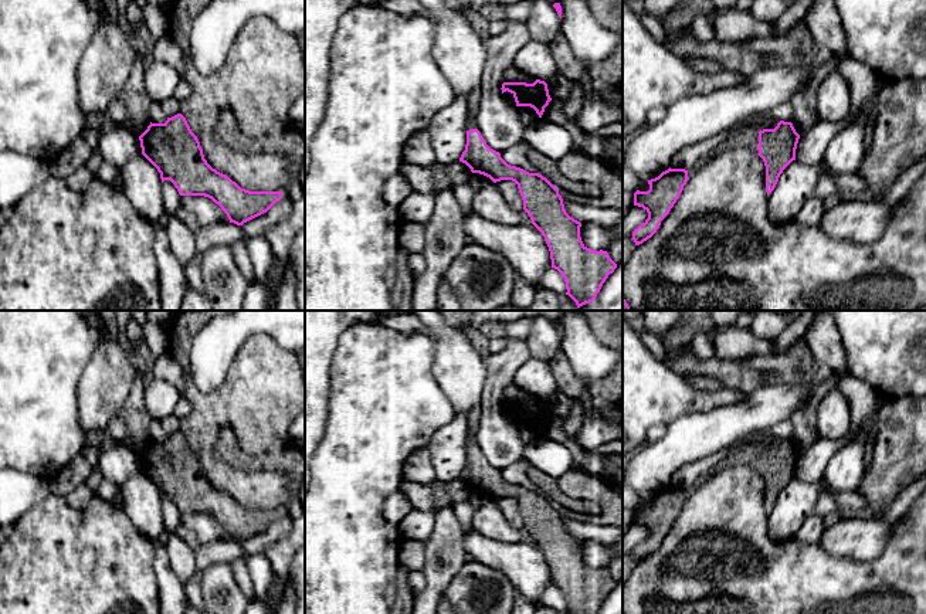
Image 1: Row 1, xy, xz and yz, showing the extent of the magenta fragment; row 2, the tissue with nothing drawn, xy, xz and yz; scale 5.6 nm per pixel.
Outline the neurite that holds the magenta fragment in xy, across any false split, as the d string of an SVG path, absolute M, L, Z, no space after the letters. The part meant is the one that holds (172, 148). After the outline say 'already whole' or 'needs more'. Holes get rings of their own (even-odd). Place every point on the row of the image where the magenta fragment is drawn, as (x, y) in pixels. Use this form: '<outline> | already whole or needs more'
M182 113L167 118L164 123L150 122L139 140L142 155L157 169L162 183L170 180L180 196L211 199L230 223L242 225L282 199L281 191L241 189L228 176L213 169Z | already whole

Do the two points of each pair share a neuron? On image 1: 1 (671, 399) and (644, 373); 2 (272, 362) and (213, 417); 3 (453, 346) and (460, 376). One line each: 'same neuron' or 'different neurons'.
1: same neuron
2: same neuron
3: same neuron

